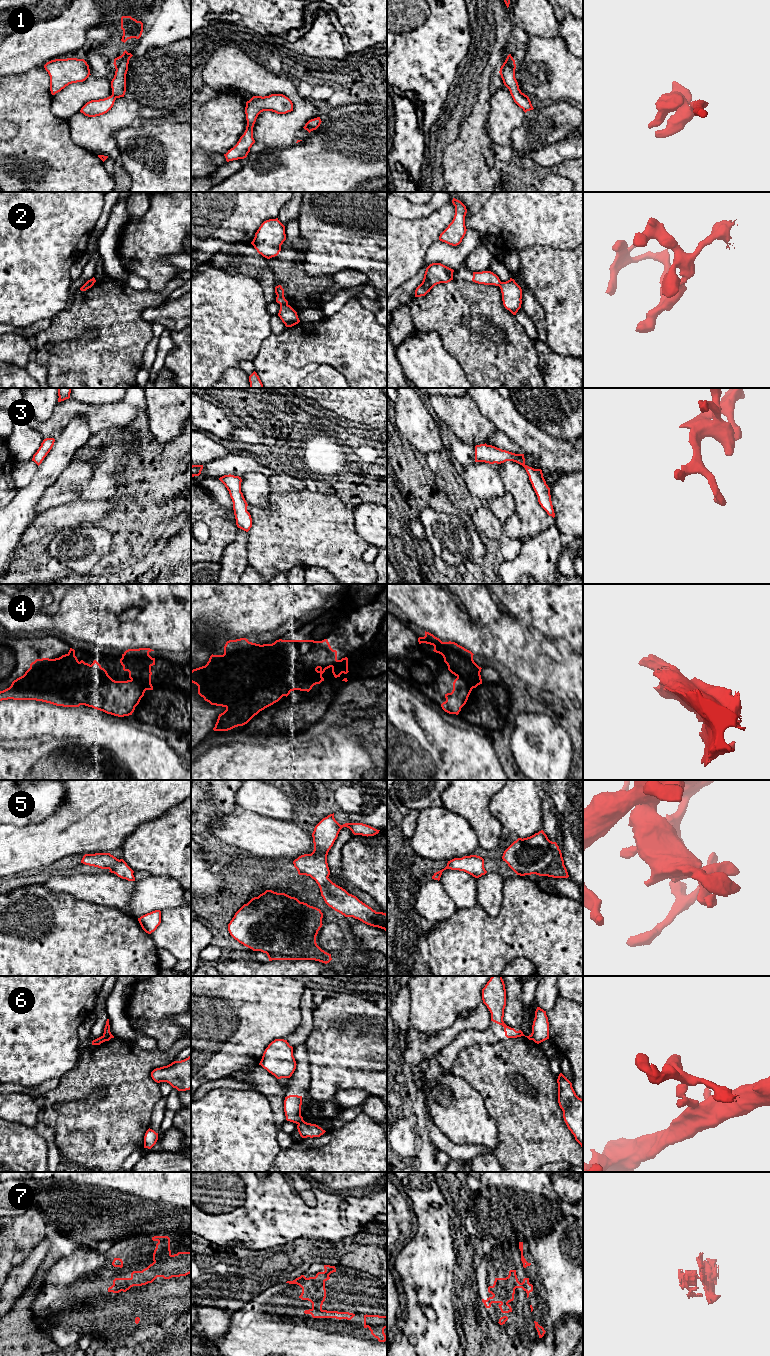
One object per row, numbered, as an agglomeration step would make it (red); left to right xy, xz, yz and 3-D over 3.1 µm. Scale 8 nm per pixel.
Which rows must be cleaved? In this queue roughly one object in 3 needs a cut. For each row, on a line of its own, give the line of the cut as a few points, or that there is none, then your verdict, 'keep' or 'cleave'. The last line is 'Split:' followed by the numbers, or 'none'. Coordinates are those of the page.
1: no cut; keep
2: cut in xz along (280, 304), (287, 305); cleave
3: no cut; keep
4: no cut; keep
5: no cut; keep
6: cut in xz along (303, 1120), (298, 1124); cleave
7: no cut; keep
Split: 2, 6

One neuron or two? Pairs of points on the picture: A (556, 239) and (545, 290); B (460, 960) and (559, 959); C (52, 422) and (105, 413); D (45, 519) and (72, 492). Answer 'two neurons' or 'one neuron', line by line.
A: two neurons
B: one neuron
C: one neuron
D: two neurons

